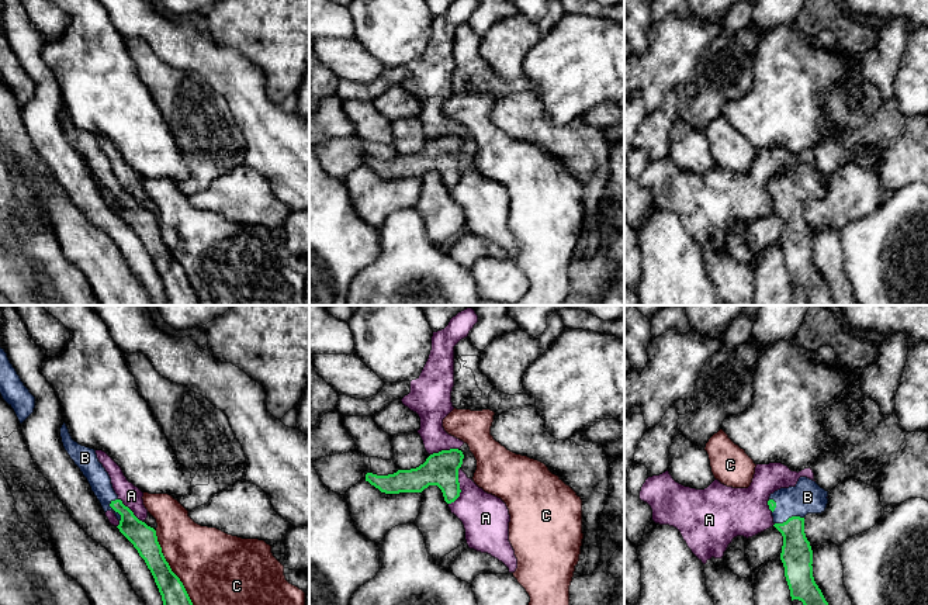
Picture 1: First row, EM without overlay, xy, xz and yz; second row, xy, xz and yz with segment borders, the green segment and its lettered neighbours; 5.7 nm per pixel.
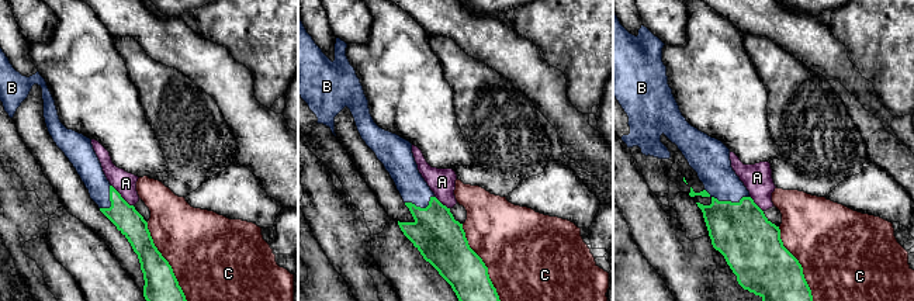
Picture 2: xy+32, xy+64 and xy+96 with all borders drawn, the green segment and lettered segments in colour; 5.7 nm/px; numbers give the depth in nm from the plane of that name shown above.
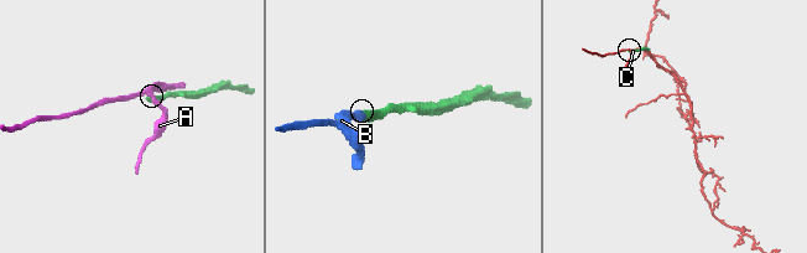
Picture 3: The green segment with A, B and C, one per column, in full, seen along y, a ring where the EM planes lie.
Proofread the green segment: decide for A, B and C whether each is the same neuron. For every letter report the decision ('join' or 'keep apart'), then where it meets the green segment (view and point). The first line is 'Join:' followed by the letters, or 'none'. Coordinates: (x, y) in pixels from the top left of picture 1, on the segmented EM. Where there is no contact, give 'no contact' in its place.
Join: B
A: keep apart; contact xz (459, 487)
B: join; contact yz (789, 518)
C: keep apart; contact xy (169, 567)

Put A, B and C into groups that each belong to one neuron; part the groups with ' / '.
A / B / C

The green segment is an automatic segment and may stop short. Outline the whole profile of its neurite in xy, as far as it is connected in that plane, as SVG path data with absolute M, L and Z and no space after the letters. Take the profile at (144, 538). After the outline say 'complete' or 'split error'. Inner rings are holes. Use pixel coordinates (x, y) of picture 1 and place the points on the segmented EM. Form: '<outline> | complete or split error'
M66 424L60 428L65 450L87 478L91 491L100 501L104 512L112 511L120 521L120 532L134 544L145 560L162 595L163 605L193 605L183 582L172 571L157 542L156 530L139 521L115 494L111 478L98 461L96 450L75 442Z | split error

